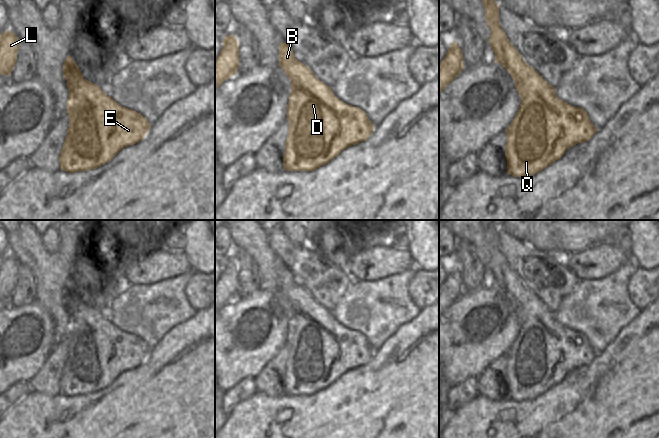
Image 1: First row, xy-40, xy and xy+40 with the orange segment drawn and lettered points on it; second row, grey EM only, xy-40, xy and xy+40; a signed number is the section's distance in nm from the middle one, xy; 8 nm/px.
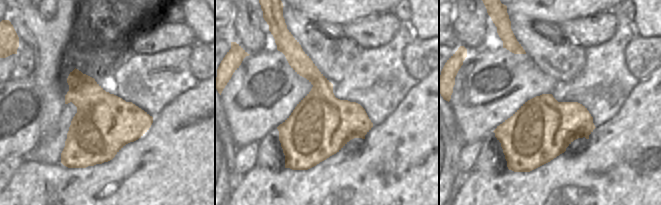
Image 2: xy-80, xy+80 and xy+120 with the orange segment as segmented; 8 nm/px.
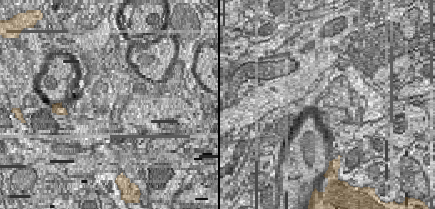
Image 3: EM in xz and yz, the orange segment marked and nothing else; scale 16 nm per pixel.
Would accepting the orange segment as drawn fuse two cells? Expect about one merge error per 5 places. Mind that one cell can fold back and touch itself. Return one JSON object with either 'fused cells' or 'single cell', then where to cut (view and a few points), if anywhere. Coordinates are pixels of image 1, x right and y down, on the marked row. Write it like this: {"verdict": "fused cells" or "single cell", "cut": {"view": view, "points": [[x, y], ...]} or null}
{"verdict": "single cell", "cut": null}

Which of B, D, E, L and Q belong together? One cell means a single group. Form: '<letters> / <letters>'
B D E L Q

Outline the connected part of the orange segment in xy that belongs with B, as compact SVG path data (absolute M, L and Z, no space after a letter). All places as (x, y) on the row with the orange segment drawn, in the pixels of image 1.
M279 44L279 66L291 80L287 104L289 132L285 142L283 166L286 171L314 171L337 157L344 149L366 141L374 126L360 108L338 99L331 87L320 81L309 67L298 61L291 46Z

